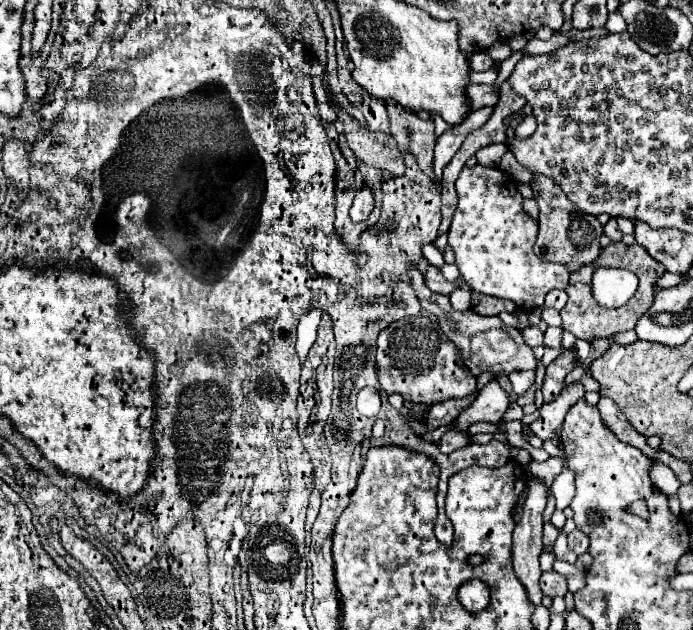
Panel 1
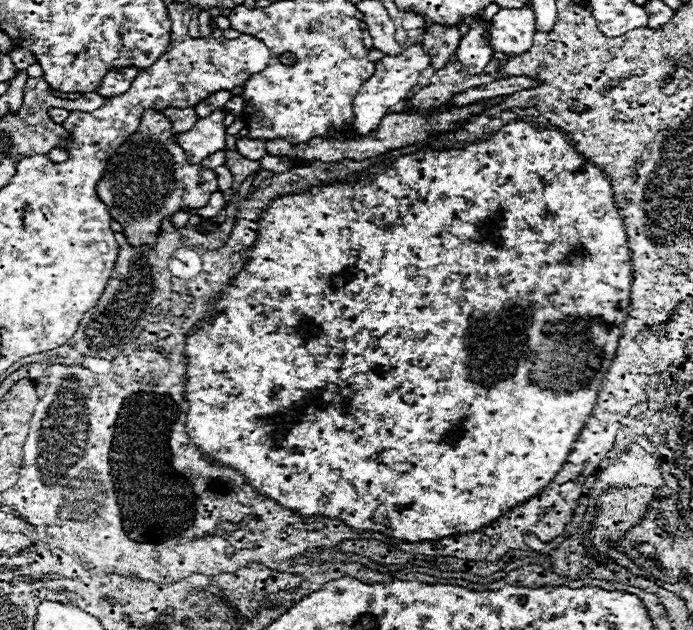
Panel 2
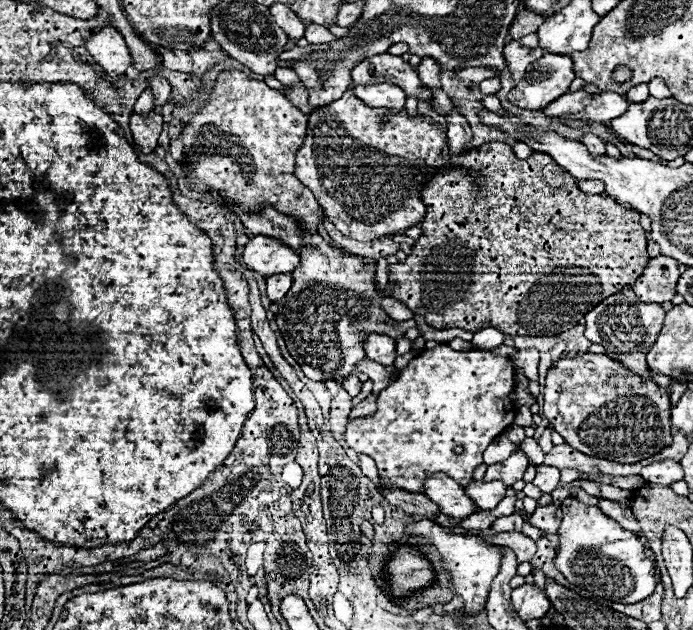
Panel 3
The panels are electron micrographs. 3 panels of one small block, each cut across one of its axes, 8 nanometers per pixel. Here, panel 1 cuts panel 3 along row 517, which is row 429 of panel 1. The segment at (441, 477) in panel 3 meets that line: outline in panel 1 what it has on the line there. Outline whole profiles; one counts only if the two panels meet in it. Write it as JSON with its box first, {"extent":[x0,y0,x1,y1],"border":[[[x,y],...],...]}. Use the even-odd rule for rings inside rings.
{"extent":[450,380,508,432],"border":[[[496,380],[488,382],[476,396],[476,400],[460,412],[460,416],[452,422],[450,430],[466,432],[476,422],[500,422],[502,414],[508,408],[508,394],[500,388]]]}

